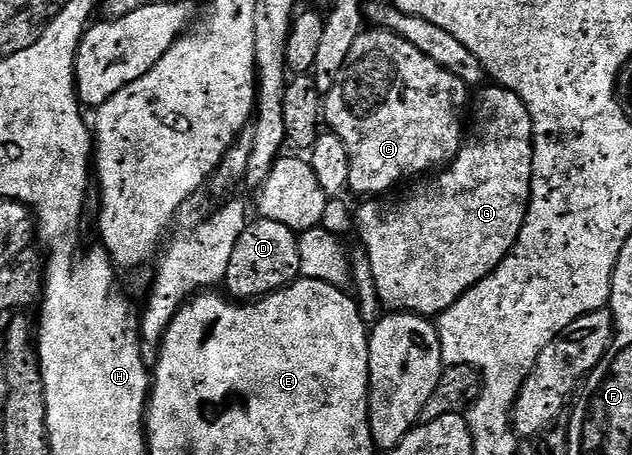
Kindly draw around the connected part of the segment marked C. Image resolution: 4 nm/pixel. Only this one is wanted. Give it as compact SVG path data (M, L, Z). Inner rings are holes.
M373 27L370 33L363 31L333 79L333 90L323 101L323 121L347 147L351 159L349 189L357 192L358 198L380 198L388 194L385 193L388 189L396 190L400 181L409 183L430 171L440 170L457 156L463 144L461 120L465 117L470 86L402 37L381 27Z

